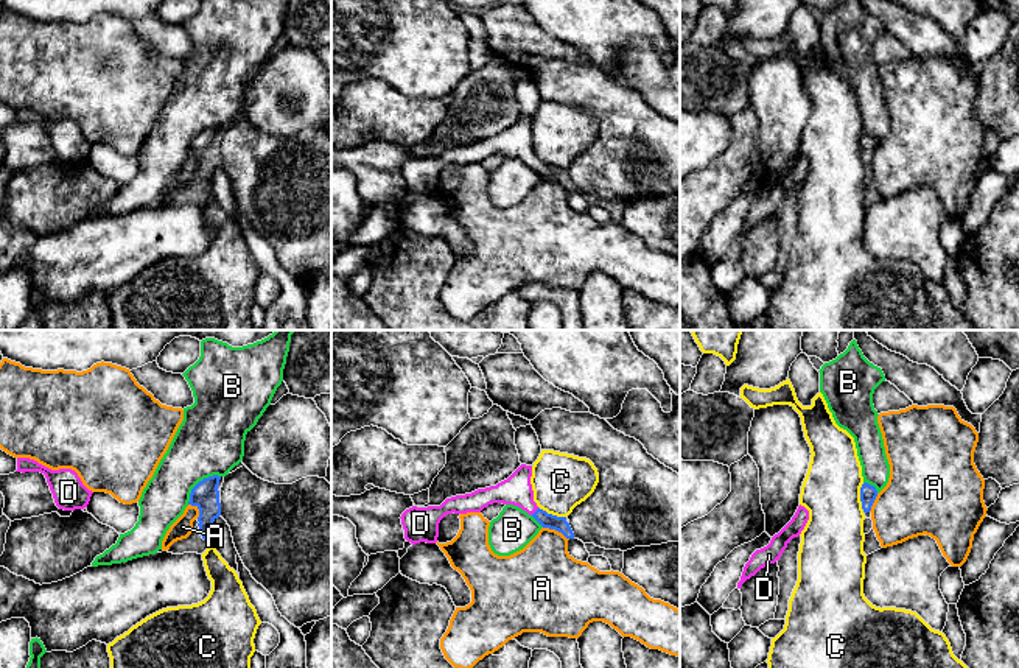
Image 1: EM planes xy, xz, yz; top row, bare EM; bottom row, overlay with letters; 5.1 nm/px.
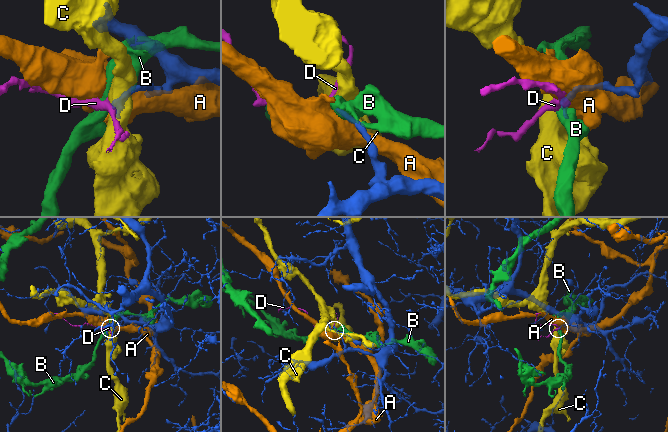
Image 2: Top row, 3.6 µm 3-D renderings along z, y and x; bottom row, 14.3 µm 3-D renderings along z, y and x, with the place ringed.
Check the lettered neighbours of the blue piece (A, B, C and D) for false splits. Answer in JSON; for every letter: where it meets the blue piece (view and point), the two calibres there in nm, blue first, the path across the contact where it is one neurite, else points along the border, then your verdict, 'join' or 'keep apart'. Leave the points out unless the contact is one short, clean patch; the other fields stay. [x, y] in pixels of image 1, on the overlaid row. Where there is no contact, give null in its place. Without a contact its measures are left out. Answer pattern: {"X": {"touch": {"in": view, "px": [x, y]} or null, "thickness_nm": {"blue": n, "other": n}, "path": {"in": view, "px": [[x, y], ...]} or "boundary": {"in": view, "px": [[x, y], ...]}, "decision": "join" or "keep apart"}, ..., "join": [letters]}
{"A": {"touch": {"in": "xz", "px": [556, 530]}, "thickness_nm": {"blue": 80, "other": 360}, "decision": "keep apart"}, "B": {"touch": {"in": "xy", "px": [198, 483]}, "thickness_nm": {"blue": 140, "other": 360}, "decision": "keep apart"}, "C": {"touch": {"in": "yz", "px": [861, 497]}, "thickness_nm": {"blue": 90, "other": 300}, "decision": "keep apart"}, "D": {"touch": {"in": "xz", "px": [535, 511]}, "thickness_nm": {"blue": 80, "other": 160}, "path": {"in": "xz", "px": [[546, 520], [535, 511], [517, 489]]}, "decision": "join"}, "join": ["D"]}

